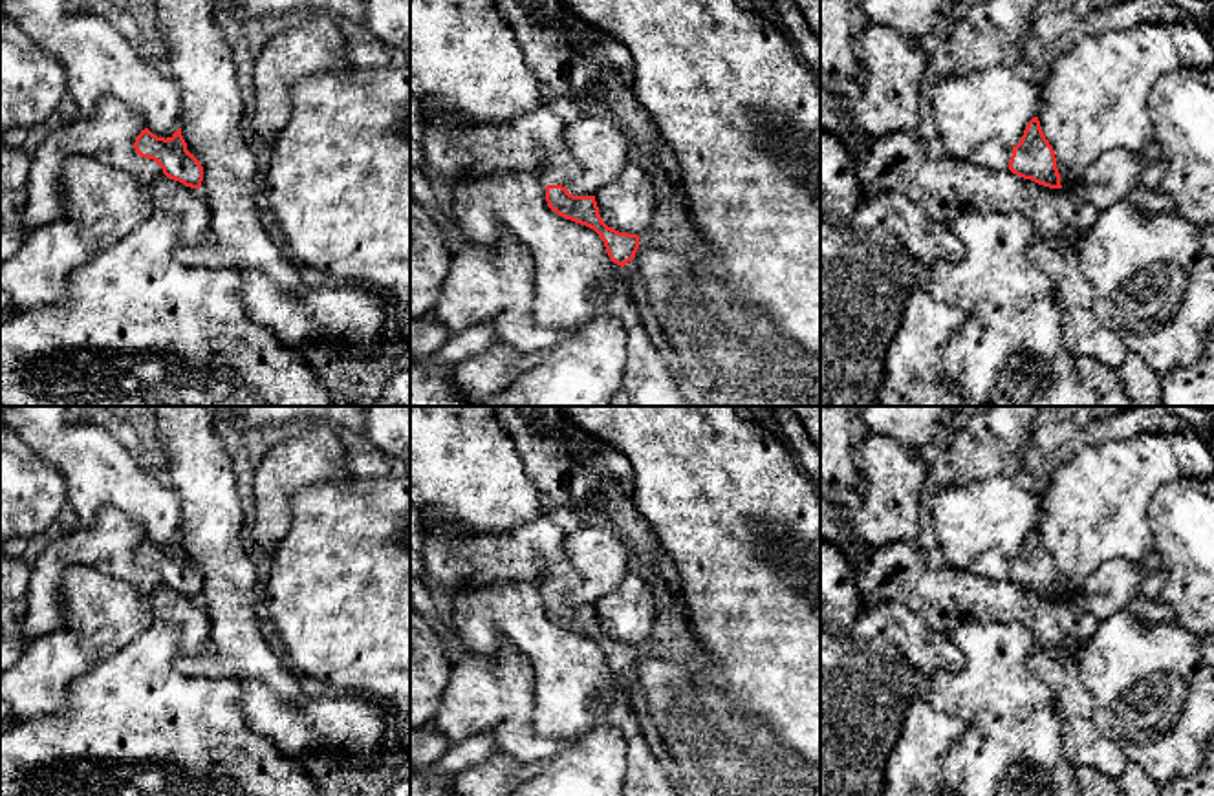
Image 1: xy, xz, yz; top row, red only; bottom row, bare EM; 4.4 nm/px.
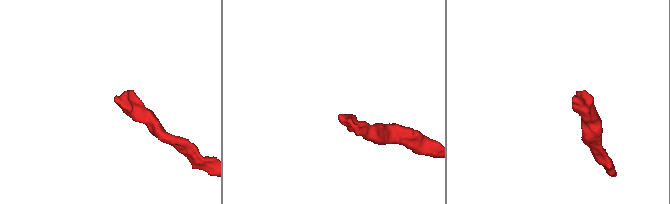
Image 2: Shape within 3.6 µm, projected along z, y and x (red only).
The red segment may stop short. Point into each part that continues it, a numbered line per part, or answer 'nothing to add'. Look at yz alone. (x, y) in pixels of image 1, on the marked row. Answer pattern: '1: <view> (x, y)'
1: yz (993, 152)

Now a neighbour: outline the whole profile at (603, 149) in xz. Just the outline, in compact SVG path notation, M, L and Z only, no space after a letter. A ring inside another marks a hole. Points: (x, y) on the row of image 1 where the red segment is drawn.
M588 108L582 117L566 124L562 137L582 168L566 185L573 196L595 196L599 188L615 181L635 157L624 128L599 108Z

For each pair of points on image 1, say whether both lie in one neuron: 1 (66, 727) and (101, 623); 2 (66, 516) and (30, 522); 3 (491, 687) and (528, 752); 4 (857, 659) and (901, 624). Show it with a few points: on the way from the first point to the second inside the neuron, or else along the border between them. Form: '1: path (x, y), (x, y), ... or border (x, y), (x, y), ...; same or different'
1: border (121, 650), (81, 674), (61, 710); different
2: border (66, 504), (54, 522); different
3: path (498, 703), (509, 716), (515, 736); same
4: border (865, 602), (845, 632), (888, 641), (914, 668); different

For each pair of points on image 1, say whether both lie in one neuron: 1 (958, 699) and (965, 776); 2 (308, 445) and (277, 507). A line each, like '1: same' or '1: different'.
1: same
2: same

